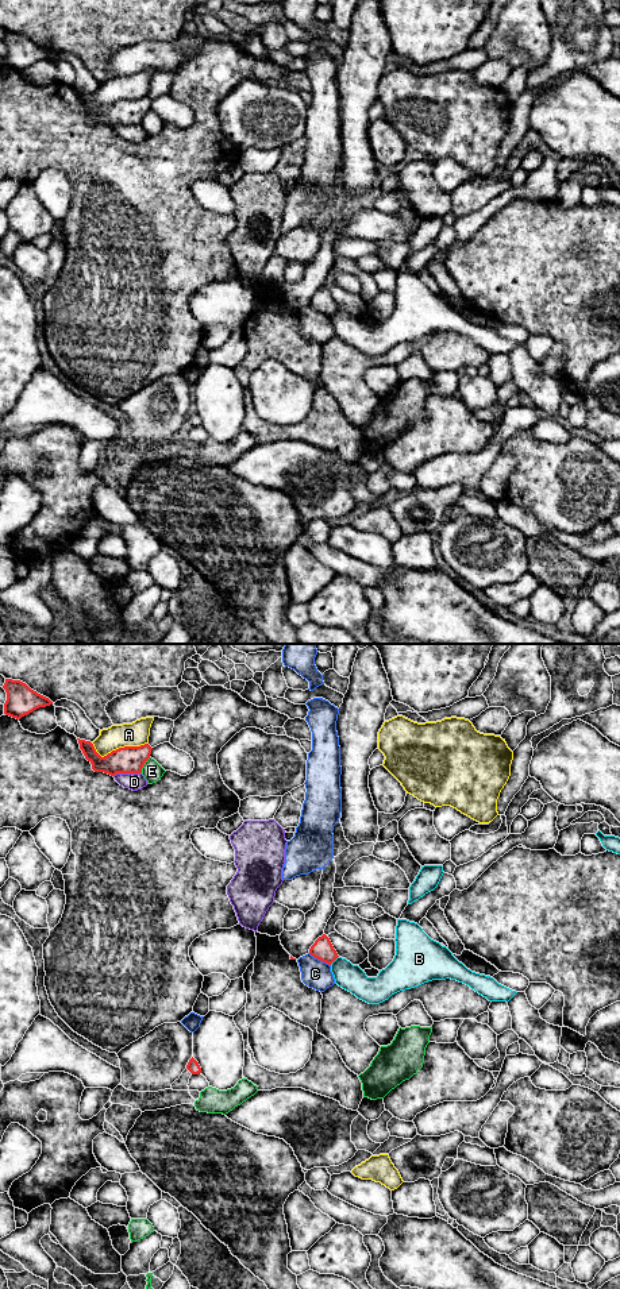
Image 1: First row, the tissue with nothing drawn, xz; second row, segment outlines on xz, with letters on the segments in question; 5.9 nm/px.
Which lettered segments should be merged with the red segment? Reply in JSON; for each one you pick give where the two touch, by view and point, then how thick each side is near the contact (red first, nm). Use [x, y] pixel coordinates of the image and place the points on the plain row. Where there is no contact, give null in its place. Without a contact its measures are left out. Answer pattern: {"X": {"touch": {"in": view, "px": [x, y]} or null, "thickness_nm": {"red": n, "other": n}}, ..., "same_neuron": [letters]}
{"same_neuron": []}

